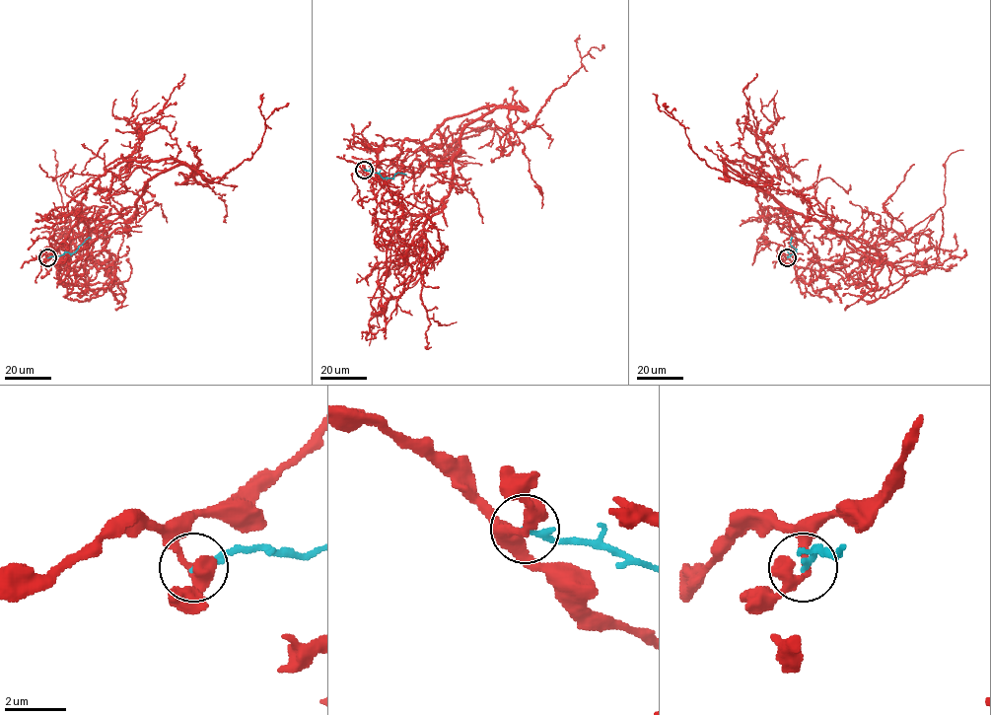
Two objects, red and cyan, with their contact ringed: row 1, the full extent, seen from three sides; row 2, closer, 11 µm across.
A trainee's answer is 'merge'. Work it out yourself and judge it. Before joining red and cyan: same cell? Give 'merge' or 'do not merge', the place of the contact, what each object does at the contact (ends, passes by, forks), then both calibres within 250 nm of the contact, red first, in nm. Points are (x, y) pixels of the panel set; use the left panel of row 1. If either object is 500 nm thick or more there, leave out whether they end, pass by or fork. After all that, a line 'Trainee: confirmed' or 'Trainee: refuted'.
do not merge | (47, 257) | red forks | cyan ends | 240/190 nm
Trainee: refuted

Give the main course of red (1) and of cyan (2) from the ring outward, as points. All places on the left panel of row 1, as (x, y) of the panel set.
1: (47, 257), (109, 169), (178, 163), (146, 183), (133, 217), (97, 224), (75, 250), (52, 150)
2: (47, 257), (65, 251), (72, 253), (90, 238)

